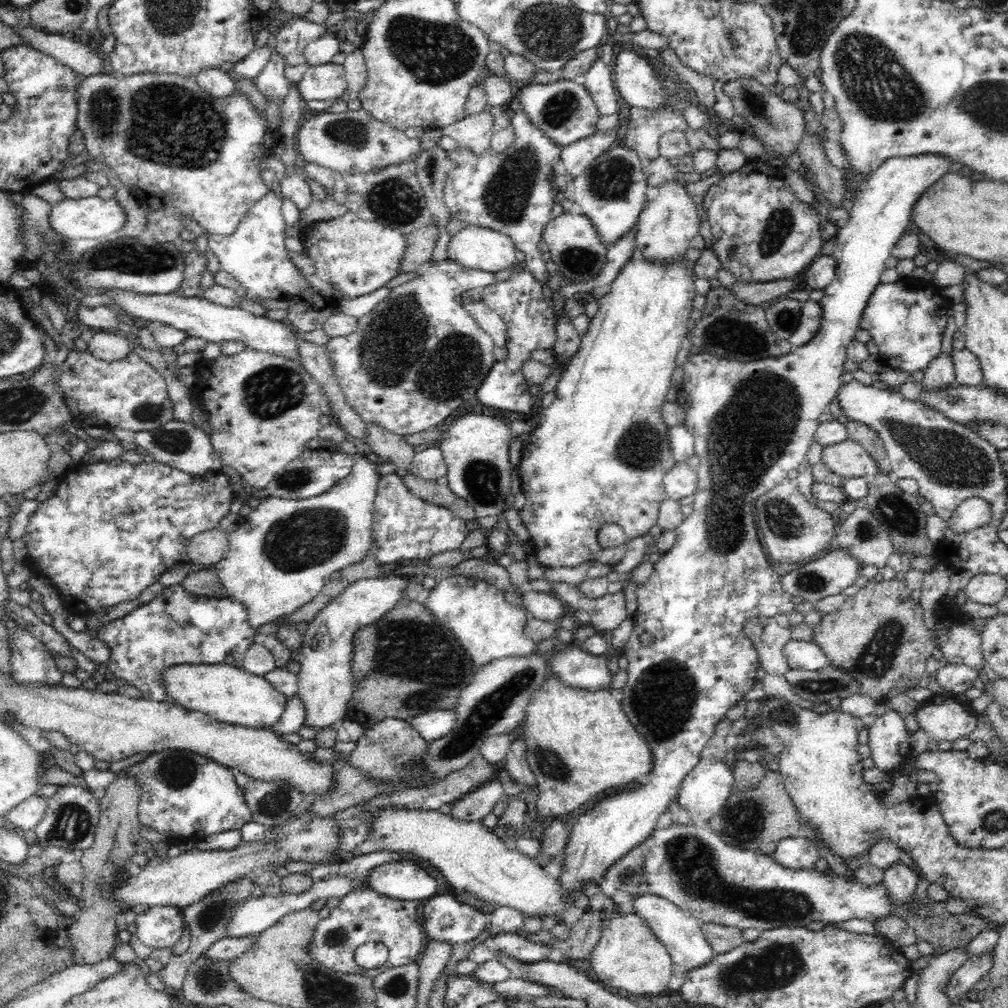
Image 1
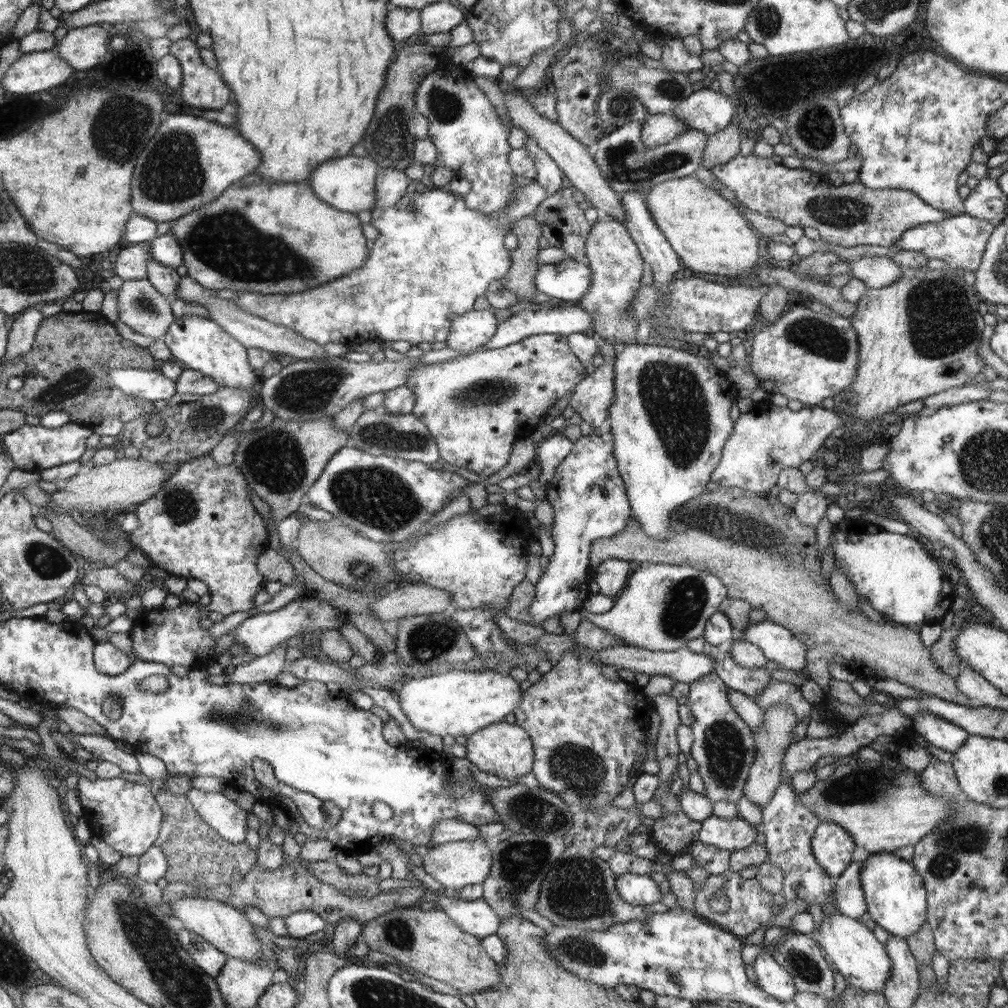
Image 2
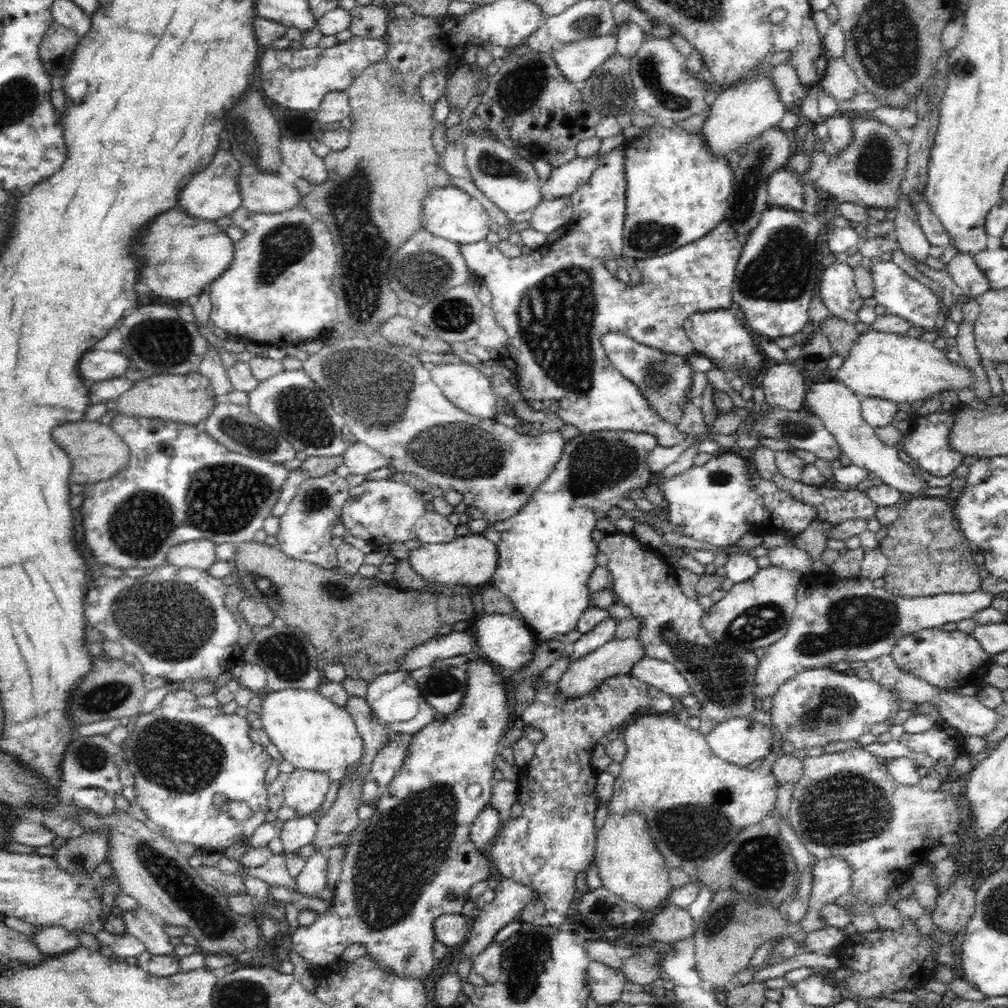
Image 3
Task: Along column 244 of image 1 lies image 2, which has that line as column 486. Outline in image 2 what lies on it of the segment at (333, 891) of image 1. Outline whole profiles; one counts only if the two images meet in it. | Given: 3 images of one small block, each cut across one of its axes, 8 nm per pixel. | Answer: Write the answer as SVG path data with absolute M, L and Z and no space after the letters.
M456 893L447 896L434 895L437 908L441 909L464 932L487 938L496 934L500 926L498 914L483 900L462 900Z

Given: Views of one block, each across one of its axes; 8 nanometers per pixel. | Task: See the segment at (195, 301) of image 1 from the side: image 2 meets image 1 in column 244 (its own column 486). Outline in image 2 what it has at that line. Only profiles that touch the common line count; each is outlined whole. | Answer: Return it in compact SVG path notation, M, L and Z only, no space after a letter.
M476 309L460 316L452 314L447 347L458 352L479 351L495 336L498 326L498 320L490 311Z

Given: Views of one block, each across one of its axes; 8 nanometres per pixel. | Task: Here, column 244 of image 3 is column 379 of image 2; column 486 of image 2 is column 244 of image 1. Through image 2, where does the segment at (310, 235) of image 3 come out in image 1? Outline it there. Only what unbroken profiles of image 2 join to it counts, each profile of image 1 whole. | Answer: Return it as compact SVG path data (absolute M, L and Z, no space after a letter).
M270 190L248 209L232 233L207 234L208 249L218 258L220 269L232 274L246 288L244 294L250 298L289 298L302 291L314 290L288 257L284 244L287 226L282 217L282 202Z

